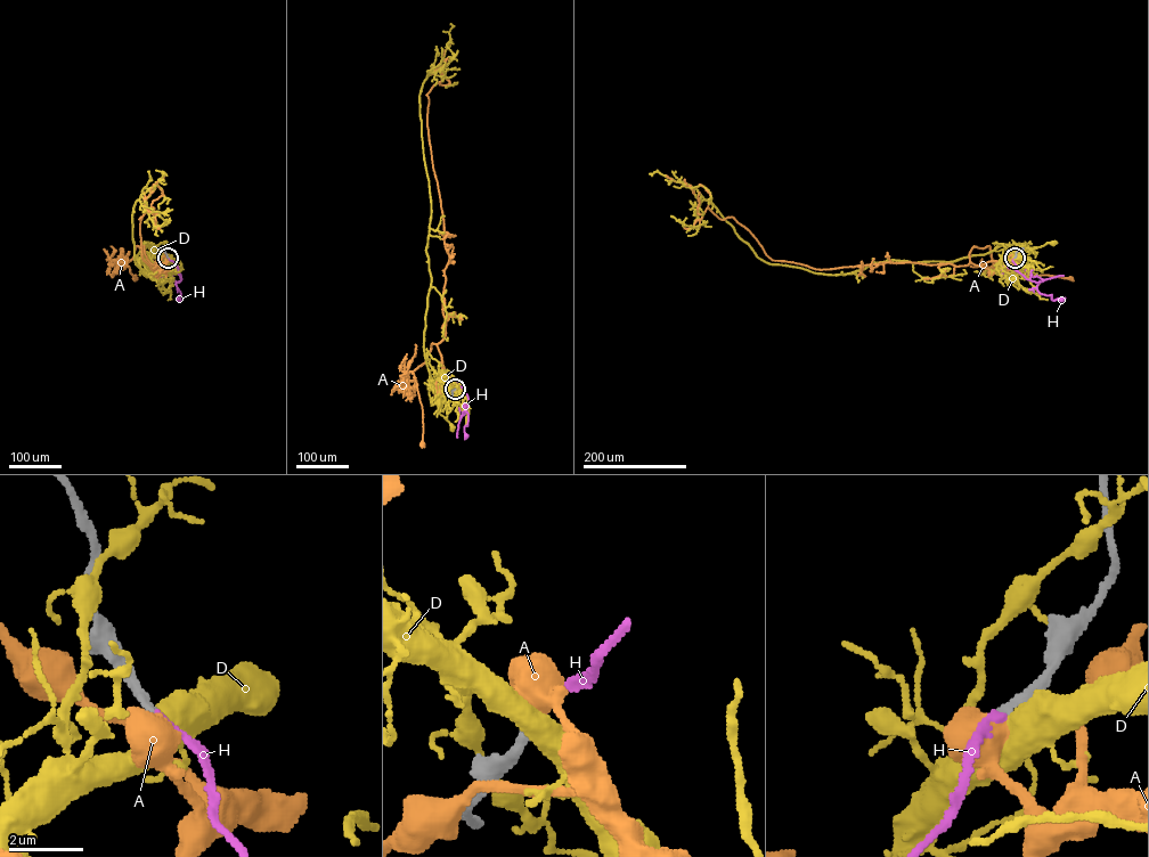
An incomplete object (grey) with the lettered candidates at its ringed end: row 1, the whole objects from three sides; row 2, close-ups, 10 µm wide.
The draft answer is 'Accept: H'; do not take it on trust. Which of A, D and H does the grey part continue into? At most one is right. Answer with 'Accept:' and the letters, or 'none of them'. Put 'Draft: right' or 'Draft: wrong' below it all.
Accept: H
Draft: right

